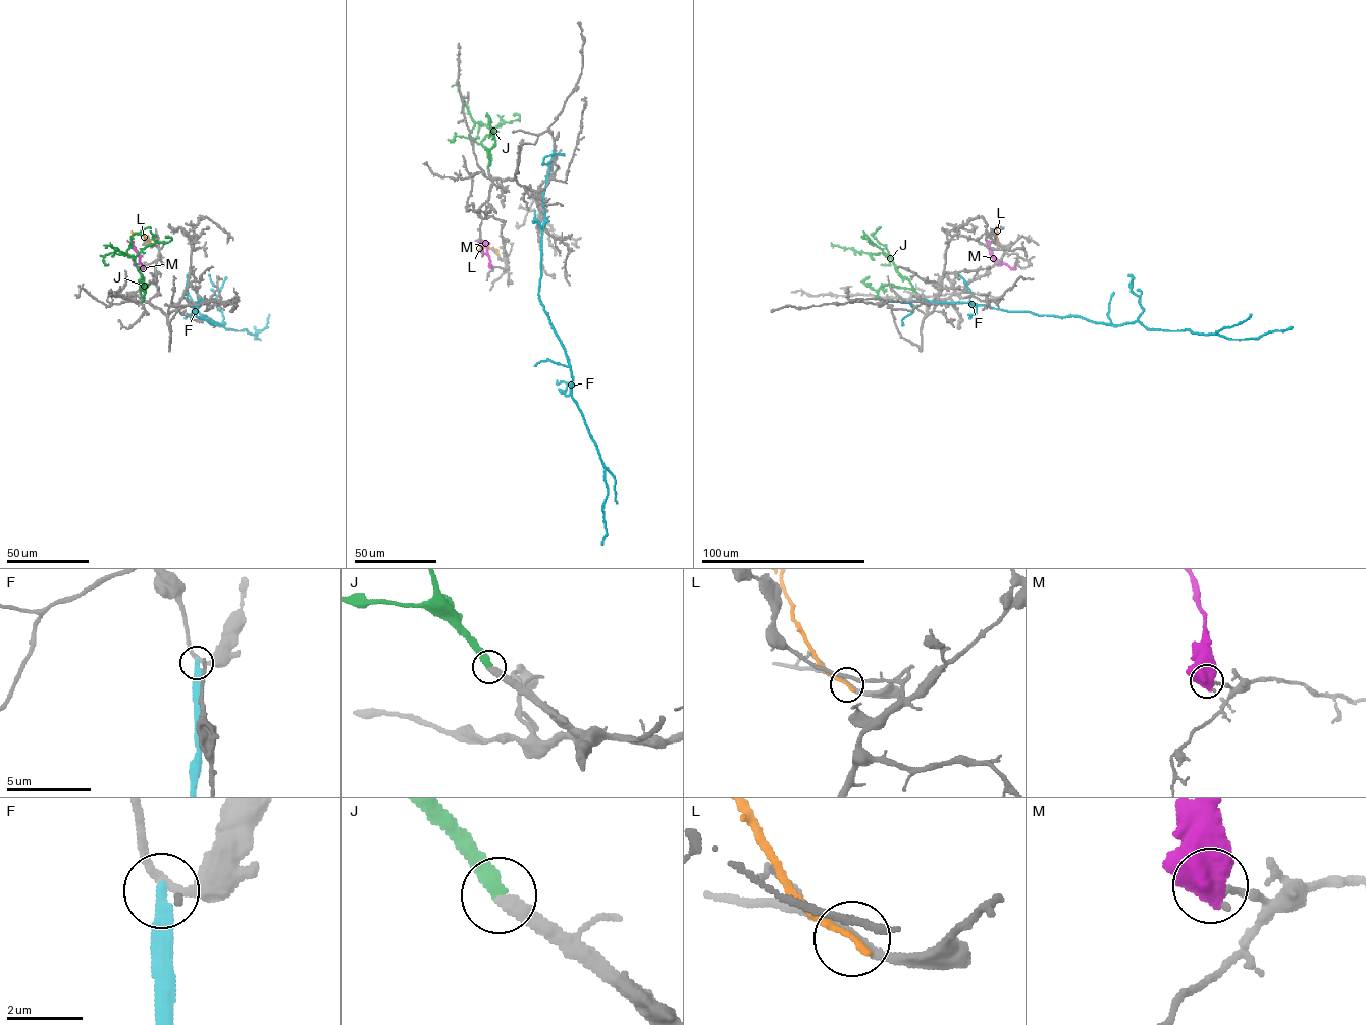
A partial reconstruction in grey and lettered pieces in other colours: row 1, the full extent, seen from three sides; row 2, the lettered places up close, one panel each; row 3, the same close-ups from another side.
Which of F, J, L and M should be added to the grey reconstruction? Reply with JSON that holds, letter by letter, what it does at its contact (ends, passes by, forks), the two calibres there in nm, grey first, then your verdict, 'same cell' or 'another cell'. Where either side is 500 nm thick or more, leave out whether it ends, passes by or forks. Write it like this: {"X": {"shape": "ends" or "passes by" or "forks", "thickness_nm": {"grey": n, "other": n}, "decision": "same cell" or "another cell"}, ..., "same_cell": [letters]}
{"F": {"shape": "ends", "thickness_nm": {"grey": 220, "other": 300}, "decision": "another cell"}, "J": {"shape": "ends", "thickness_nm": {"grey": 320, "other": 320}, "decision": "same cell"}, "L": {"shape": "ends", "thickness_nm": {"grey": 200, "other": 240}, "decision": "another cell"}, "M": {"thickness_nm": {"grey": 280, "other": 900}, "decision": "another cell"}, "same_cell": ["J"]}

